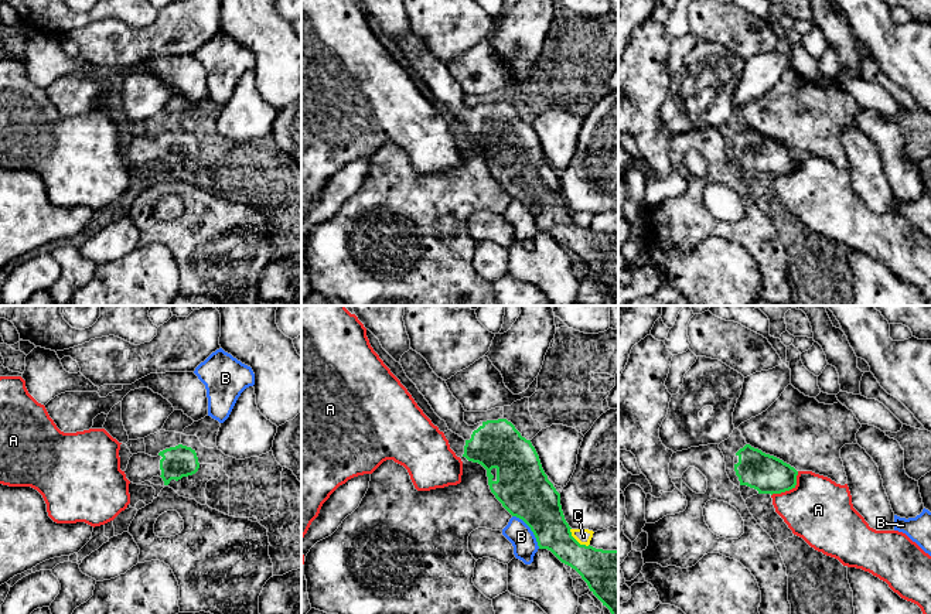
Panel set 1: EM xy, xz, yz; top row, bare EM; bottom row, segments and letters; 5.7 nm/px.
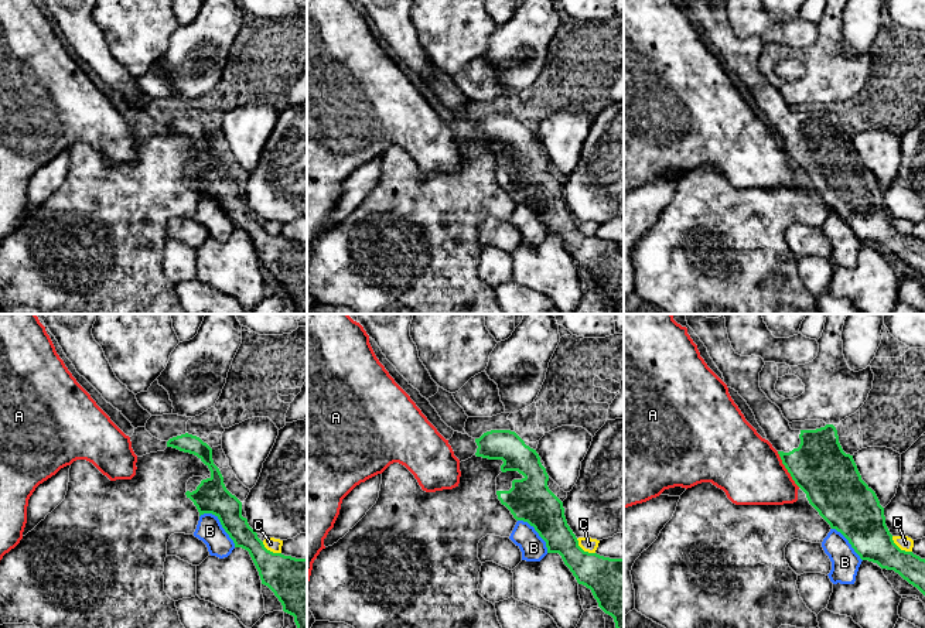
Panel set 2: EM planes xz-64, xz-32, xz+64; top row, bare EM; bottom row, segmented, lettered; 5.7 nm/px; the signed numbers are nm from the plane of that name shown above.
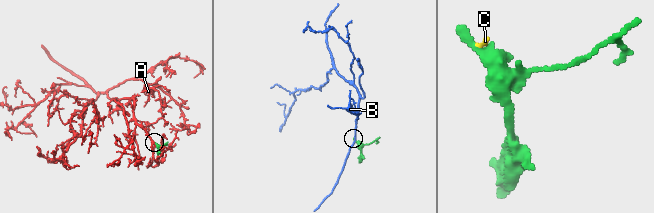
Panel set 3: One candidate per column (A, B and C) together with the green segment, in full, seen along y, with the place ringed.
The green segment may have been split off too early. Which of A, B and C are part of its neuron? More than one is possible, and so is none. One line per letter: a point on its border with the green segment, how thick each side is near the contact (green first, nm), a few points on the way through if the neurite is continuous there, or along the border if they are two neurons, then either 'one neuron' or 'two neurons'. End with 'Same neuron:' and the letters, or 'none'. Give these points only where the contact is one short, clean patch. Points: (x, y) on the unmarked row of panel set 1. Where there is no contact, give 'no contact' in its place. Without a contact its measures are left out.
A: yz (790, 171) | 220/360 nm | two neurons
B: xz (531, 212) | 300/140 nm | along xz (512, 198), (518, 200), (529, 211), (539, 231) | two neurons
C: xz (576, 224) | 260/90 nm | along xz (570, 211), (570, 217), (580, 227), (589, 228) | two neurons
Same neuron: none

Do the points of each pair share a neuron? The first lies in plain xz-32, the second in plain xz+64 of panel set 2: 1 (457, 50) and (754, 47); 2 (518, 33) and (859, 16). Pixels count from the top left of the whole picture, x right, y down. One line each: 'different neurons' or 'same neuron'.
1: different neurons
2: same neuron

